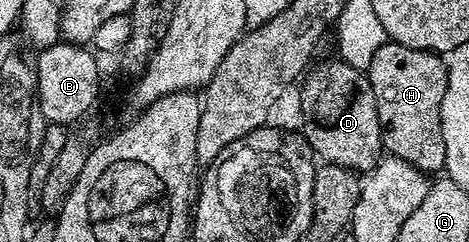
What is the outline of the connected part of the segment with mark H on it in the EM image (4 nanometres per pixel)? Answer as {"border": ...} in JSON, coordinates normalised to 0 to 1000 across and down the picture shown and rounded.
{"border":[[[832,165],[800,211],[783,289],[808,459],[814,620],[900,698],[908,723],[938,719],[949,690],[953,607],[945,591],[940,446],[955,306],[957,273],[942,223],[859,194]]]}

